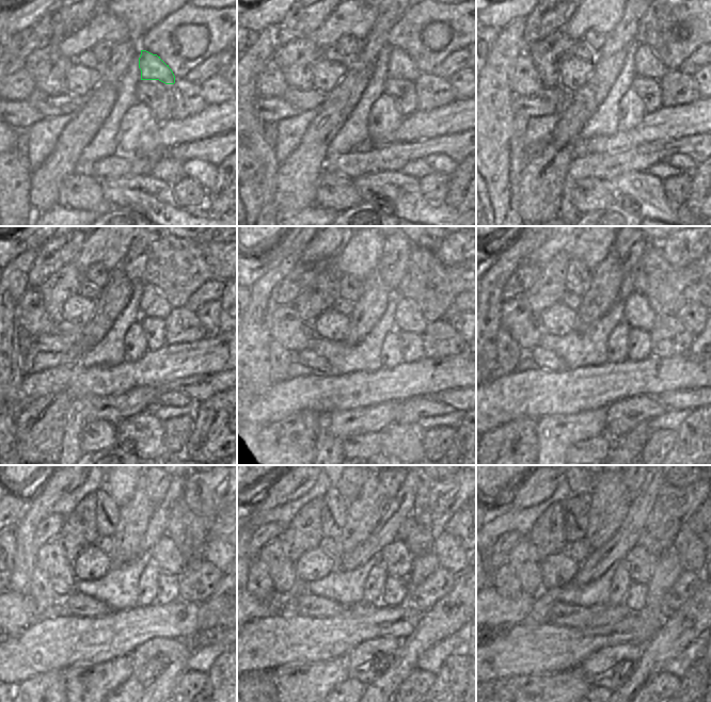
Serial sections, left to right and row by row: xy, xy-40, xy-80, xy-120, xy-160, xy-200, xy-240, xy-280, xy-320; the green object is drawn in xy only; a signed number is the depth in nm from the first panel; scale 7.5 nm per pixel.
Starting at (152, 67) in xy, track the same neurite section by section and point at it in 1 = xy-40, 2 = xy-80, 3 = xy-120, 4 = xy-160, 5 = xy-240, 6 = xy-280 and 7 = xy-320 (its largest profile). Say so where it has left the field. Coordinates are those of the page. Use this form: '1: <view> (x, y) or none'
1: xy-40 (400, 64)
2: xy-80 (647, 64)
3: xy-120 (169, 309)
4: xy-160 (408, 316)
5: xy-240 (164, 554)
6: xy-280 (399, 559)
7: xy-320 (642, 563)

